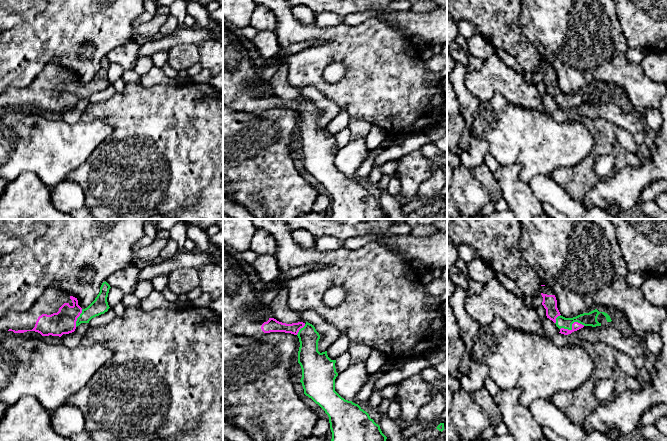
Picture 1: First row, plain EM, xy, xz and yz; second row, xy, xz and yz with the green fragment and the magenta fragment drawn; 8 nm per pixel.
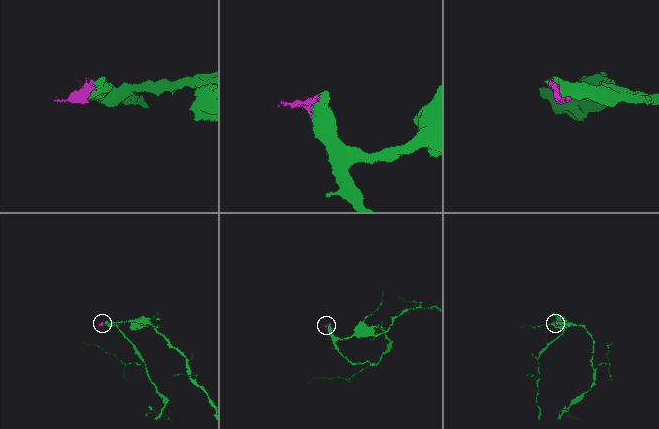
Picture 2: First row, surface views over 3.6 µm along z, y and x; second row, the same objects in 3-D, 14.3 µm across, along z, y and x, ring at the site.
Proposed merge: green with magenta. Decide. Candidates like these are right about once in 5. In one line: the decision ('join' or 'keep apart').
join

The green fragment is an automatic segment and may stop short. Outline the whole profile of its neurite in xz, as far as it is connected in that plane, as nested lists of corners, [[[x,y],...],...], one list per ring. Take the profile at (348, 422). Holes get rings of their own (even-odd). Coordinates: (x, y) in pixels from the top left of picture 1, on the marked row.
[[[223,247],[223,329],[232,333],[255,338],[261,338],[270,332],[285,332],[297,335],[300,342],[298,363],[302,369],[302,383],[304,394],[318,404],[328,415],[331,441],[386,441],[380,426],[370,418],[358,404],[345,400],[335,391],[336,360],[331,360],[327,351],[318,351],[319,333],[315,327],[306,322],[286,324],[258,312],[254,305],[258,302],[260,292],[253,289],[248,275],[244,272],[242,263]]]

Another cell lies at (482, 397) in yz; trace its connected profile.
[[[486,388],[471,393],[474,402],[479,405],[482,410],[488,415],[490,425],[496,427],[502,422],[502,414],[499,406],[496,404],[494,397]]]

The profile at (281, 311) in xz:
[[[287,286],[278,288],[276,296],[272,300],[271,318],[279,322],[292,324],[306,321],[300,316],[298,311],[292,310],[288,305],[289,289]]]

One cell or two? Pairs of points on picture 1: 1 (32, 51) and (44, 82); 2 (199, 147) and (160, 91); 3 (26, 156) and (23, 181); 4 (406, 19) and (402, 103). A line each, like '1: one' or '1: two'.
1: two
2: one
3: two
4: two

